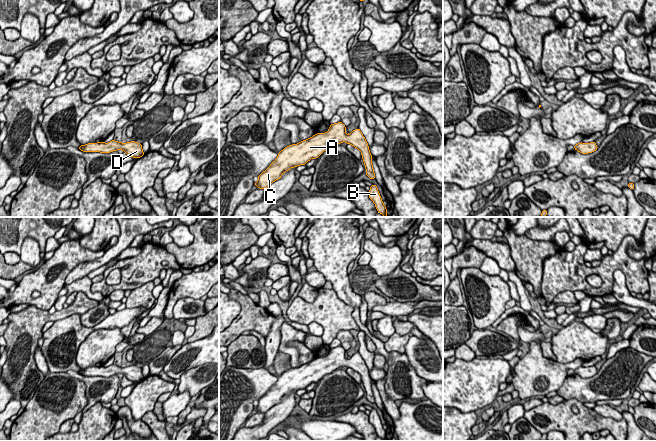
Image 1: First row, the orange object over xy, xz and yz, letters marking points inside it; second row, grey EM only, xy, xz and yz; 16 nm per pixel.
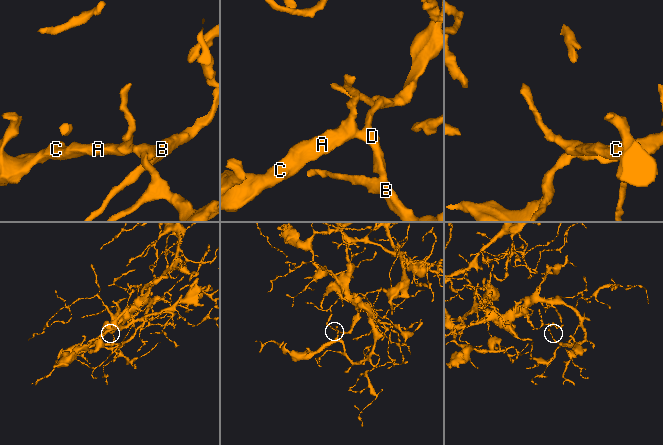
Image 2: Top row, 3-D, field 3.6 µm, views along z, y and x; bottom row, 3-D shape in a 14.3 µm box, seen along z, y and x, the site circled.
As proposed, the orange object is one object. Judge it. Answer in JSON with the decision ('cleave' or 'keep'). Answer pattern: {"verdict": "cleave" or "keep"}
{"verdict": "keep"}

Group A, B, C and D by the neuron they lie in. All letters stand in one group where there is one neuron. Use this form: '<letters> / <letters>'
A B C D

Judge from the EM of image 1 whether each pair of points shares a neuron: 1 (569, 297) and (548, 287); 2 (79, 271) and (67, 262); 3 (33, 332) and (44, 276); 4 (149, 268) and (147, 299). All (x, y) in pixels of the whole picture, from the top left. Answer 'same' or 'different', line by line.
1: different
2: different
3: different
4: different

